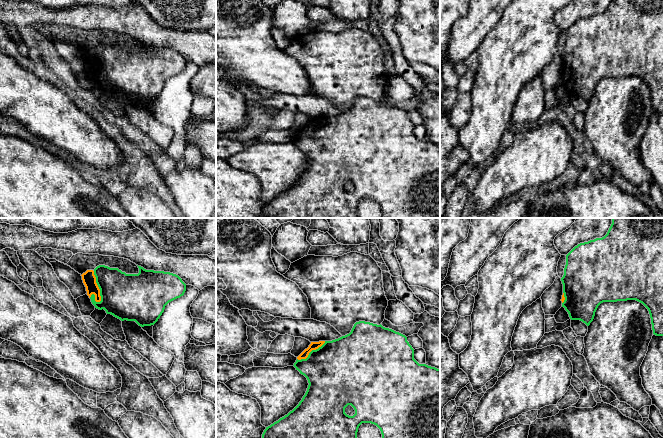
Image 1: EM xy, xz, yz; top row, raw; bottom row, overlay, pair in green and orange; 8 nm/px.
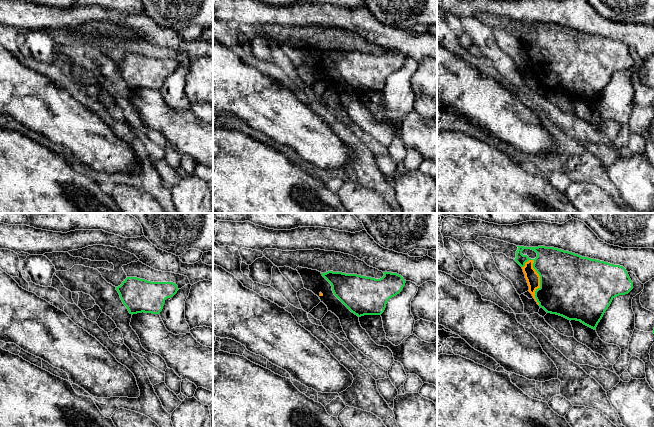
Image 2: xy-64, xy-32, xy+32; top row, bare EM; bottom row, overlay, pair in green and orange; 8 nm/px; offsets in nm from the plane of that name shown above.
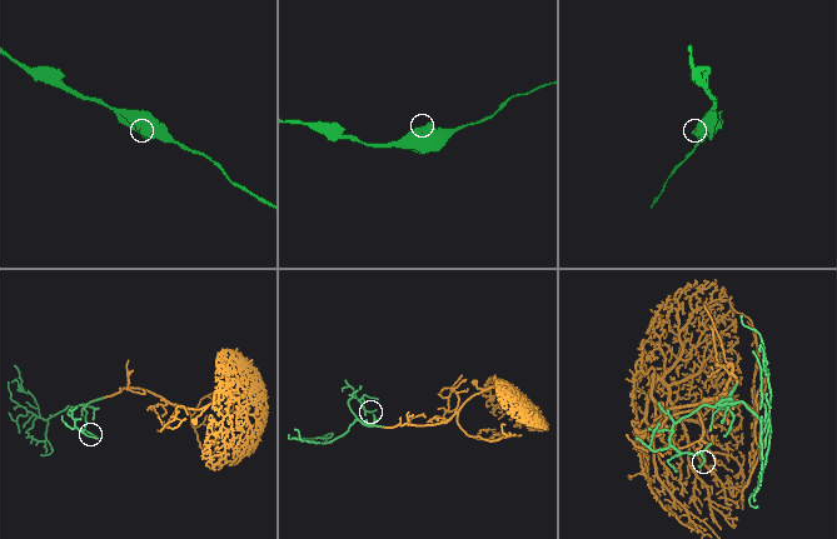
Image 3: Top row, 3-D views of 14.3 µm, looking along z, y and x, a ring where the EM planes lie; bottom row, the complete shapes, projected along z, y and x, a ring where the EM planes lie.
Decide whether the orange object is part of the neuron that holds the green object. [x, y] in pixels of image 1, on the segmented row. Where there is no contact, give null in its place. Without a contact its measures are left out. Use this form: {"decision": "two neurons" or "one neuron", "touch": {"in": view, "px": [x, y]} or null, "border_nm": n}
{"decision": "one neuron", "touch": {"in": "xy", "px": [98, 286]}, "border_nm": 260}

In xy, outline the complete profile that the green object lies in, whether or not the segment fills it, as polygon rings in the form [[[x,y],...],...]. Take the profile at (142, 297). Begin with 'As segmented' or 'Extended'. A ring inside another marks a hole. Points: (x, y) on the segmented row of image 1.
Extended. [[[99,265],[81,276],[87,295],[95,308],[104,309],[107,314],[121,321],[135,321],[141,327],[151,326],[158,321],[169,302],[184,295],[186,284],[176,274],[146,270],[141,266],[138,268],[138,274],[126,274],[118,268]]]

